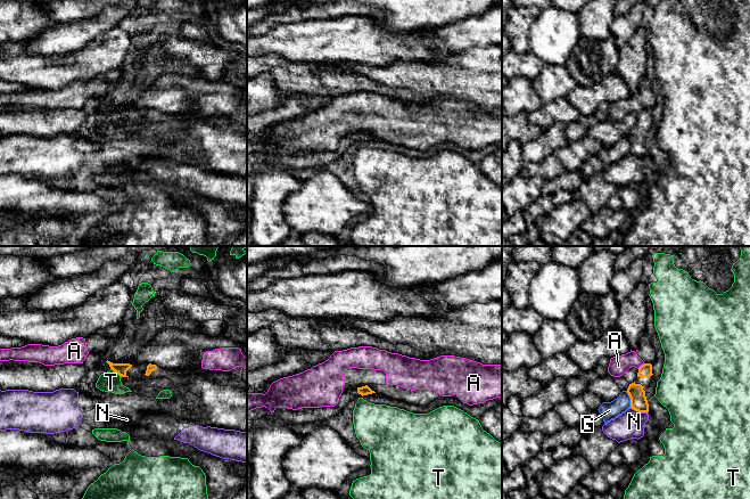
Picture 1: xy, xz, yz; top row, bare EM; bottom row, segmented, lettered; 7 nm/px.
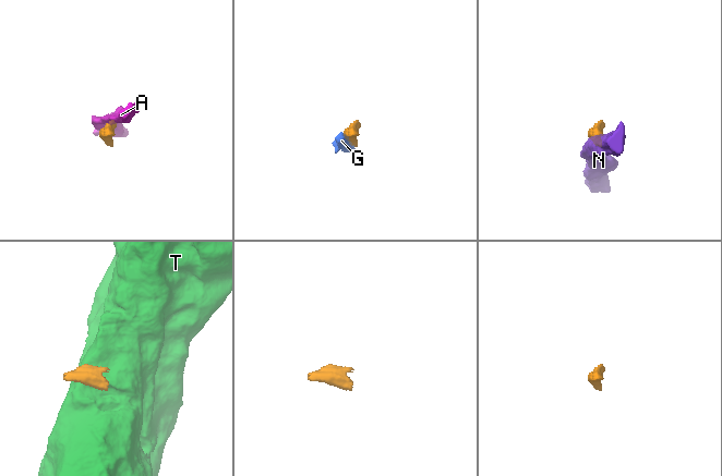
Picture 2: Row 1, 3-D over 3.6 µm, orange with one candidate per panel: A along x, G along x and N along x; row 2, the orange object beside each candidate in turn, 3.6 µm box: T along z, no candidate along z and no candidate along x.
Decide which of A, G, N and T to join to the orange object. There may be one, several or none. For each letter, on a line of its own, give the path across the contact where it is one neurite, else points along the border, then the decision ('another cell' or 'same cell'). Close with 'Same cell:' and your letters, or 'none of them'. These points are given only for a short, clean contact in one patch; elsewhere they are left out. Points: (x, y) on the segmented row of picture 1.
A: border along yz (644, 363), (637, 368); another cell
G: border along yz (626, 391), (631, 407); another cell
N: another cell
T: border along xy (110, 367), (122, 376); another cell
Same cell: none of them

